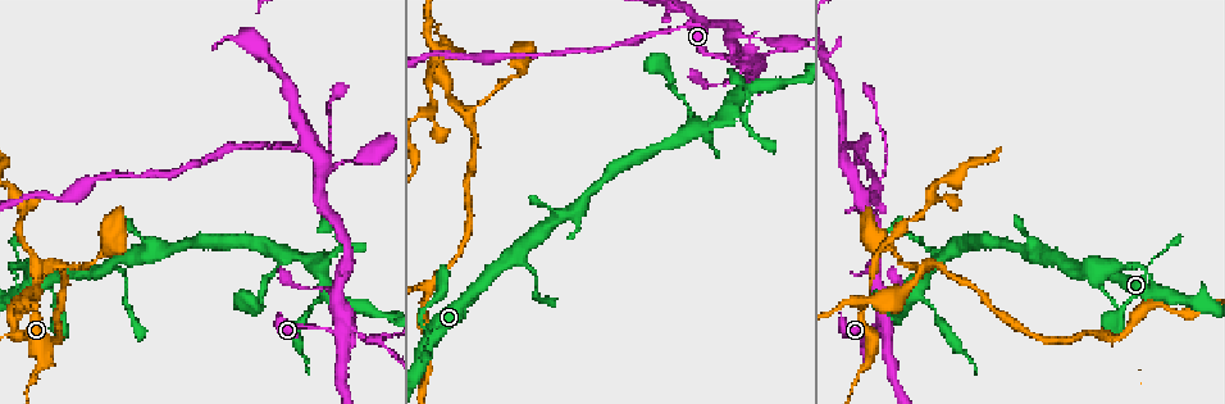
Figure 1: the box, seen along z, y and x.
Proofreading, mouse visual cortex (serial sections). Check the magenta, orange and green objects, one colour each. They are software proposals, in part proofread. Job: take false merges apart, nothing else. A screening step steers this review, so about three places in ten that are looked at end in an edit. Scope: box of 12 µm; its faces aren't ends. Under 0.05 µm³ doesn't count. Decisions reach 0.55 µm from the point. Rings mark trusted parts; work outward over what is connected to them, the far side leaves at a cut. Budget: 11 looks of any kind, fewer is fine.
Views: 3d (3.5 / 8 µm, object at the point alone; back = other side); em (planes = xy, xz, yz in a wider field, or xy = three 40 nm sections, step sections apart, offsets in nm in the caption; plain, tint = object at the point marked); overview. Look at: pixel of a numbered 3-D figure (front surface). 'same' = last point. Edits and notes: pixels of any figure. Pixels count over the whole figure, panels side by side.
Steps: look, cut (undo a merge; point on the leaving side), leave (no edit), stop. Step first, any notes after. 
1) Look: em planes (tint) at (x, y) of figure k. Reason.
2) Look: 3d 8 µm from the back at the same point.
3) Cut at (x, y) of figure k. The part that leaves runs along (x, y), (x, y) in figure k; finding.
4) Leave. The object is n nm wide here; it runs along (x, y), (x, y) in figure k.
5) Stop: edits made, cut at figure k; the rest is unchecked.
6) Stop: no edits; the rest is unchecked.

Look: 3d 3.5 µm at (18, 301) of figure 1. Abrupt turn.

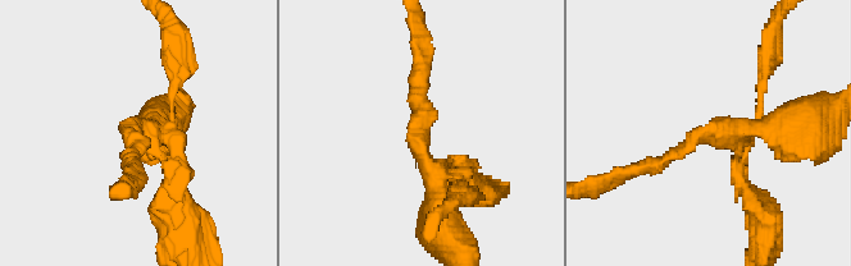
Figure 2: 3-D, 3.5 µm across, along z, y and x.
Look: em xy step 2 (tint) at (136, 130) of figure 2.

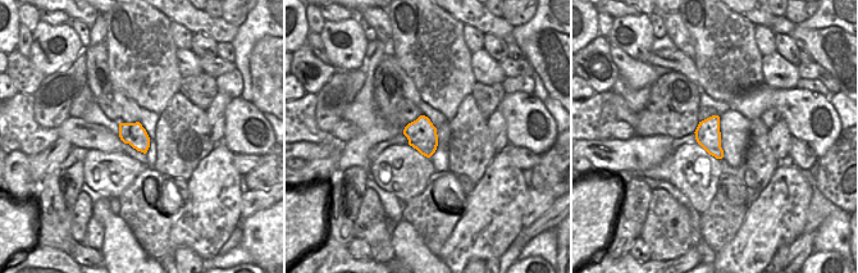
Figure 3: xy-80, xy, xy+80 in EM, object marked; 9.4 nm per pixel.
Look: em xy step 5 (tint) at the same point.

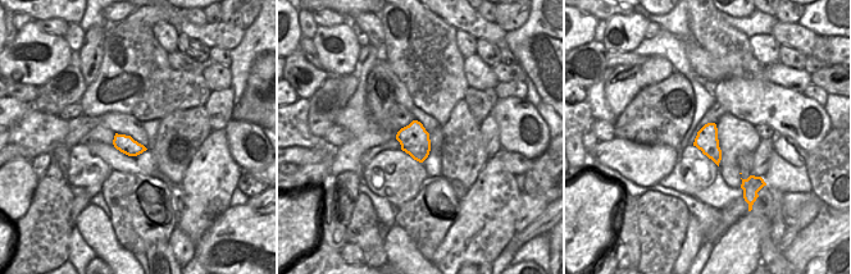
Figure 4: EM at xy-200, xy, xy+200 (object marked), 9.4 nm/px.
Cut at (784, 129) of figure 2. The part that leaves runs along (749, 132), (815, 124), (831, 113) in figure 2; two cells meet here.

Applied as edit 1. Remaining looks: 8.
Look: overview.

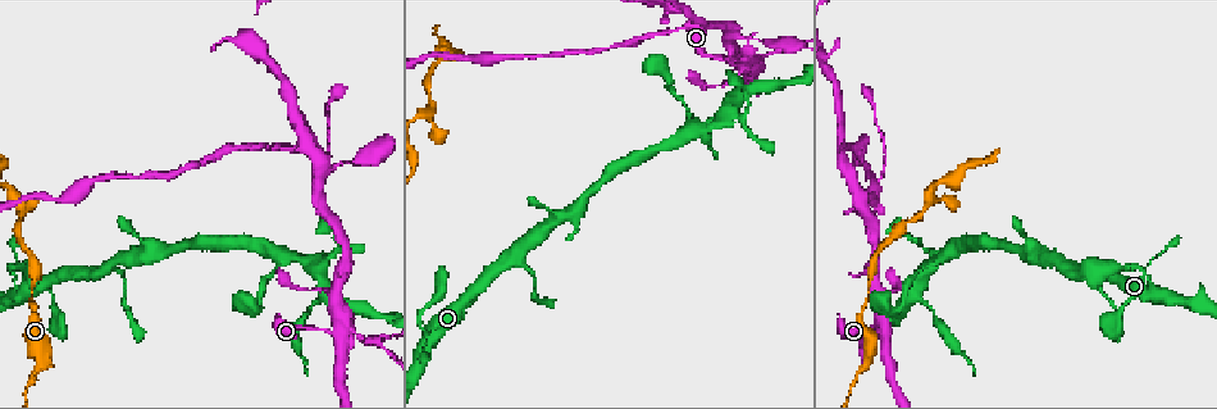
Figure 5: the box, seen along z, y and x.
Look: 3d 3.5 µm at (320, 204) of figure 5. Small branch off a trunk.

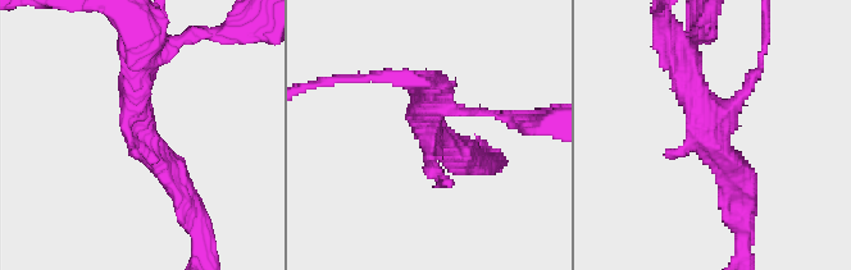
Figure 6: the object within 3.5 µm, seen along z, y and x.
Look: em planes (tint) at (715, 133) of figure 6. Shape alone is not enough.

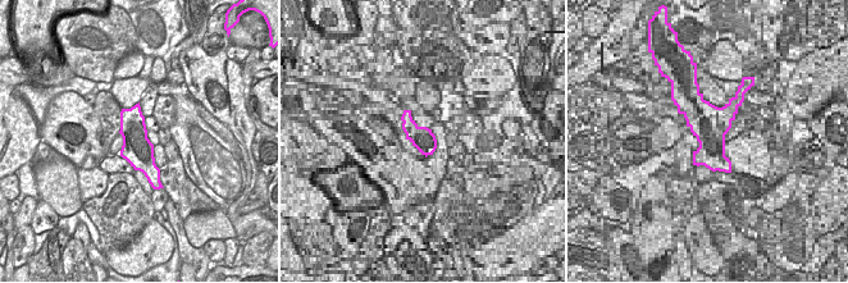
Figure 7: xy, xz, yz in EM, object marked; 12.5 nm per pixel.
Look: em xy step 5 (tint) at the same point. Cut it another way.

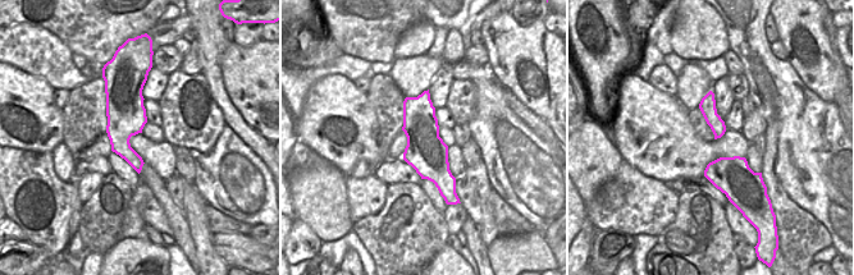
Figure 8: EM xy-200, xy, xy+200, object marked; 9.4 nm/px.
Leave. It runs along (742, 197), (683, 55) in figure 6; all the same cell.

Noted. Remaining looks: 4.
Look: 3d 3.5 µm from the back at (333, 252) of figure 5.

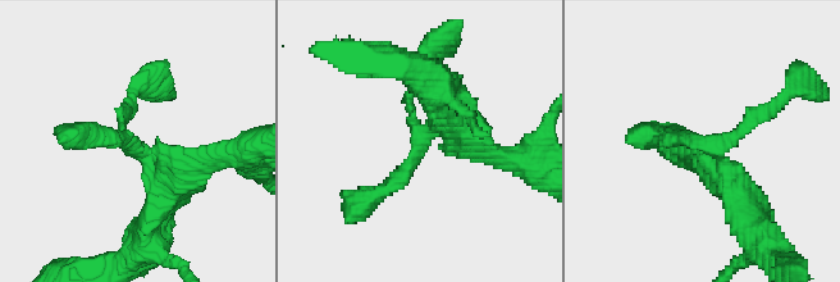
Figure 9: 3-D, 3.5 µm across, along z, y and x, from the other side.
Look: em planes (tint) at (128, 138) of figure 9.

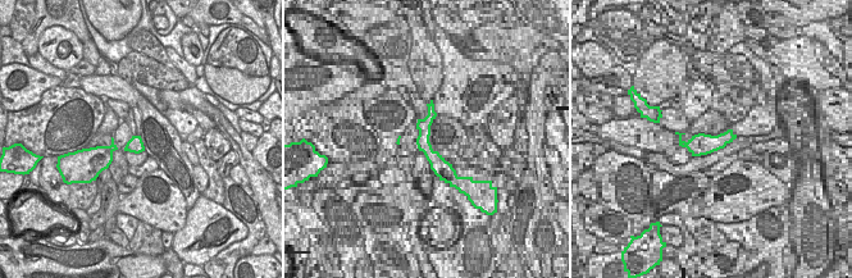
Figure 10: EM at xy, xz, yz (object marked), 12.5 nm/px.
Leave. The object is 190 nm wide here; it runs along (464, 141), (420, 131), (405, 174), (350, 217) in figure 9; continuous, no second cell.

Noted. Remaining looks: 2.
Stop: edits made, cut at figure 2; the rest is unchecked.

